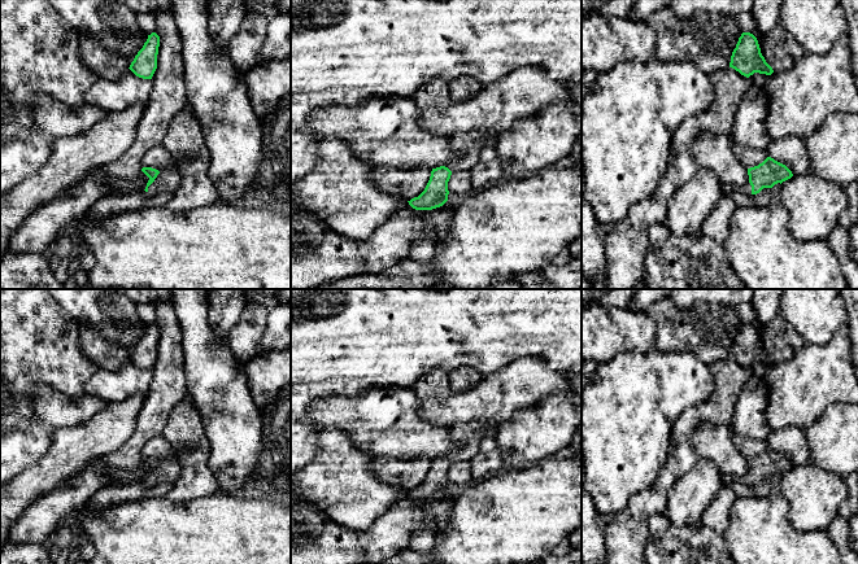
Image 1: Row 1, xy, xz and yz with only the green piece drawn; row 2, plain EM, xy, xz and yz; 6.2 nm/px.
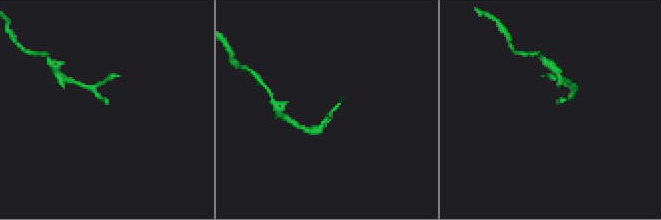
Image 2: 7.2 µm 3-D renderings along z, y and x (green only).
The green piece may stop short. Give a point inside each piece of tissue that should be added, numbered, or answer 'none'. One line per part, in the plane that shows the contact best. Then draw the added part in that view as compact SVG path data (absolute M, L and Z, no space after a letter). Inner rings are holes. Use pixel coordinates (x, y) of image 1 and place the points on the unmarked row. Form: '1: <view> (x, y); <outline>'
1: xy (169, 472); M160 462L154 472L148 477L151 485L164 482L175 484L182 475L182 465L178 462Z

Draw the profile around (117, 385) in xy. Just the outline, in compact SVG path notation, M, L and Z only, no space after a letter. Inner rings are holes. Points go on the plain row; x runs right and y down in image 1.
M127 359L113 371L97 368L86 382L84 393L105 402L121 403L135 394L147 395L152 380L152 370L139 368Z

